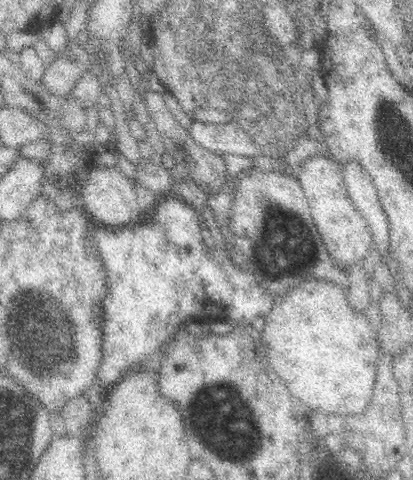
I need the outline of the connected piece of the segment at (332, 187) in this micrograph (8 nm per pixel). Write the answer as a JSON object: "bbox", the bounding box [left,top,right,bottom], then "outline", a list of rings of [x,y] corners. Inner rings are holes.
{"bbox":[297,152,372,270],"outline":[[[323,152],[302,162],[297,168],[297,173],[300,173],[300,184],[308,198],[311,219],[314,220],[318,234],[326,244],[324,248],[330,254],[330,258],[334,258],[334,264],[340,270],[350,270],[352,264],[356,266],[358,260],[362,260],[368,254],[372,246],[372,235],[364,217],[349,198],[342,168],[342,165],[334,162]]]}

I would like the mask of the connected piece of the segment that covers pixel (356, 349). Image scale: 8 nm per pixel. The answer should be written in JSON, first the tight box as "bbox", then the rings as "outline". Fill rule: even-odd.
{"bbox":[260,280,378,416],"outline":[[[302,280],[300,284],[288,288],[288,292],[276,295],[272,310],[264,319],[266,324],[260,333],[266,360],[270,362],[272,370],[284,380],[292,396],[304,402],[306,407],[310,406],[307,408],[330,412],[336,416],[358,414],[368,406],[378,362],[378,342],[374,340],[376,324],[372,328],[364,316],[350,310],[342,288],[324,280]]]}

